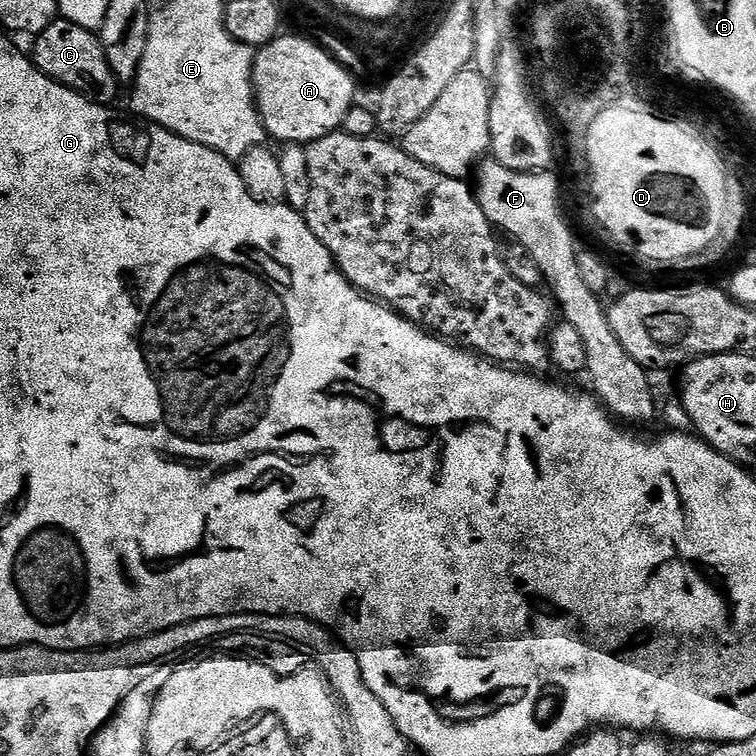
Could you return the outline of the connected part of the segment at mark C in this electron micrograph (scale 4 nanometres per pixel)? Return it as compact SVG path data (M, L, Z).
M57 18L35 37L33 44L36 45L30 51L31 59L50 79L73 88L75 92L95 100L101 106L113 103L111 100L116 96L118 81L114 70L110 70L108 55L104 52L104 45L100 43L97 33L69 20Z

